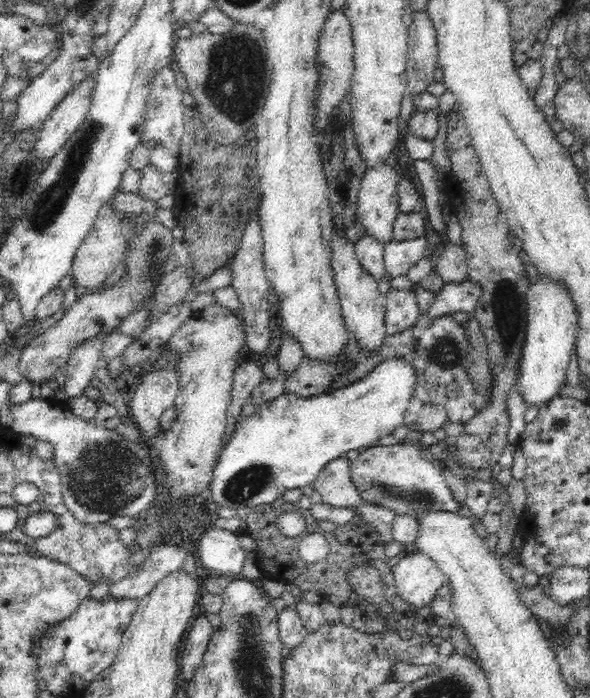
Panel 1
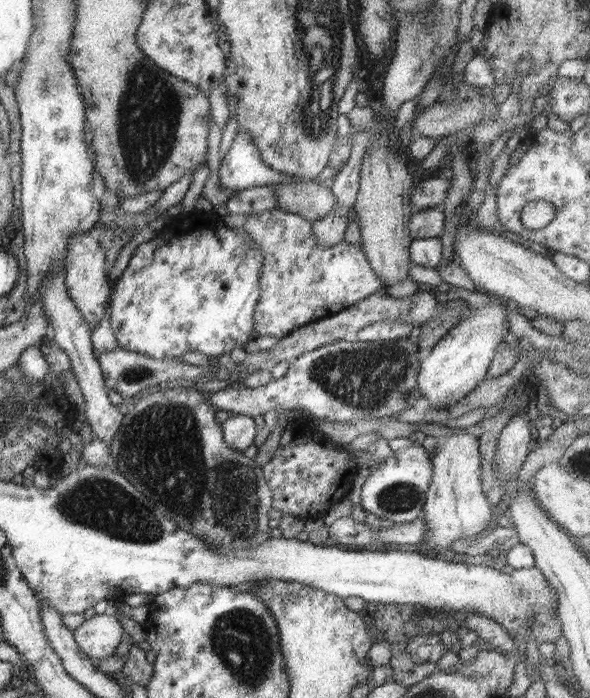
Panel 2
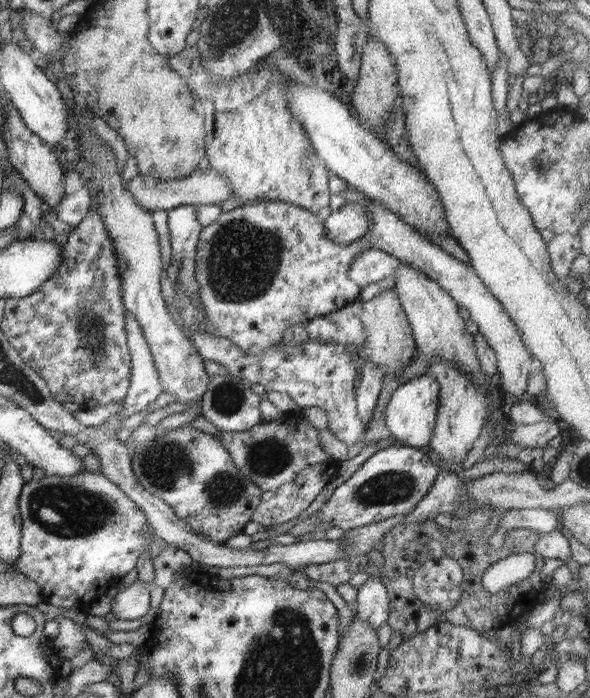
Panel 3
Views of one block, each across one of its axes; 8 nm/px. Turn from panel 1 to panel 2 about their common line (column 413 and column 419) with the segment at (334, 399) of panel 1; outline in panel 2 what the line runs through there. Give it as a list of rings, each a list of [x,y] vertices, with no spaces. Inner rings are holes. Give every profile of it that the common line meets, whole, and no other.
[[[501,299],[496,300],[497,303],[498,301],[499,304],[492,302],[490,305],[472,309],[467,320],[458,322],[436,346],[422,355],[416,386],[420,397],[430,402],[431,409],[439,411],[455,405],[469,396],[482,380],[488,378],[492,357],[511,328],[506,315],[512,307]]]

